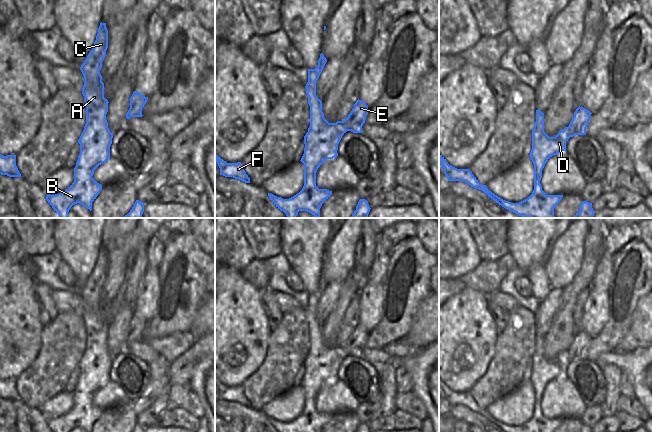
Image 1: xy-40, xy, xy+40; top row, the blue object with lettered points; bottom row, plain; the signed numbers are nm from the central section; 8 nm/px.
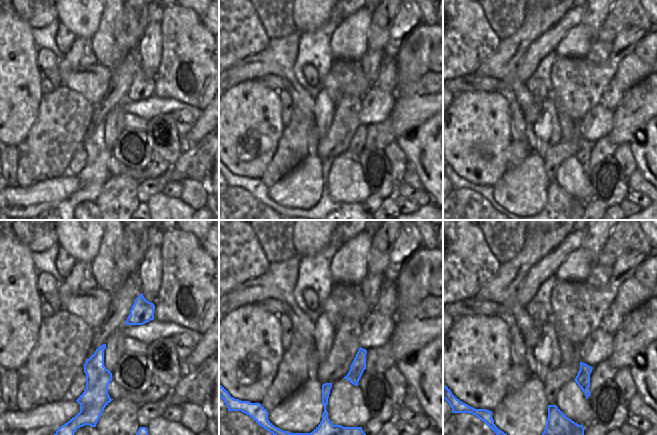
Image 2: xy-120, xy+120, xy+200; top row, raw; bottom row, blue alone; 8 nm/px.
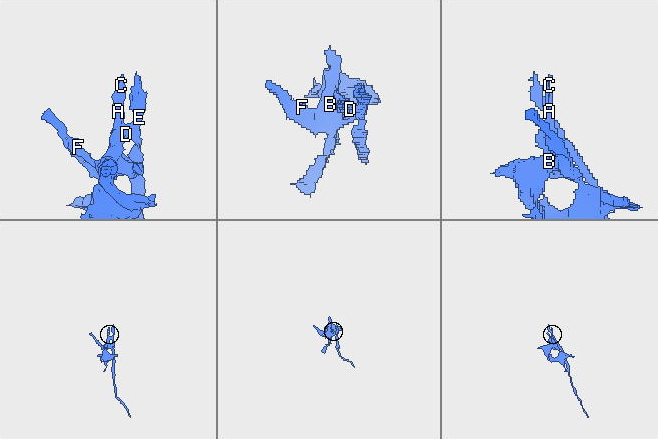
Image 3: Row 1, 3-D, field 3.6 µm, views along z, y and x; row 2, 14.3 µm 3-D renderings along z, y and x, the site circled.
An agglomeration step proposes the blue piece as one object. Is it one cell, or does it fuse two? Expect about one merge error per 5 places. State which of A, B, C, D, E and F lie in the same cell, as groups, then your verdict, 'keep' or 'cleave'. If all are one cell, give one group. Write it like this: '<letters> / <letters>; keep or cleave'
A B C D F / E; cleave

